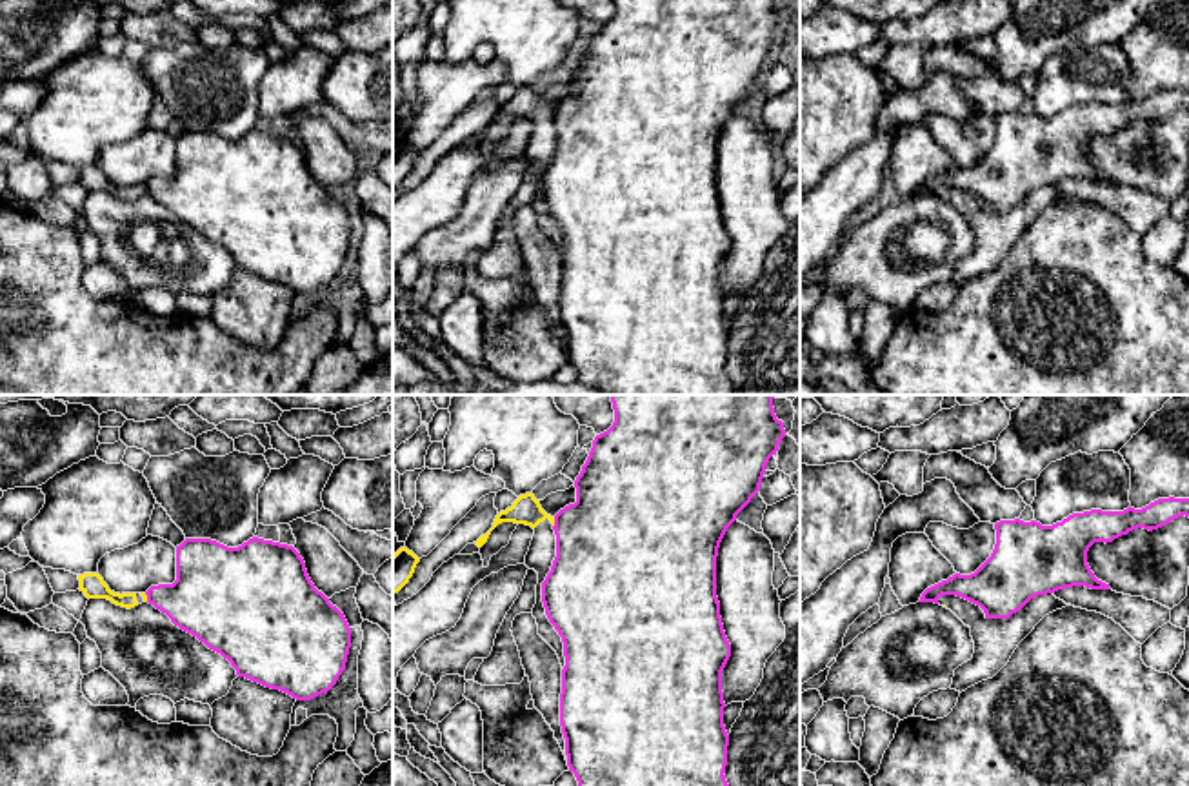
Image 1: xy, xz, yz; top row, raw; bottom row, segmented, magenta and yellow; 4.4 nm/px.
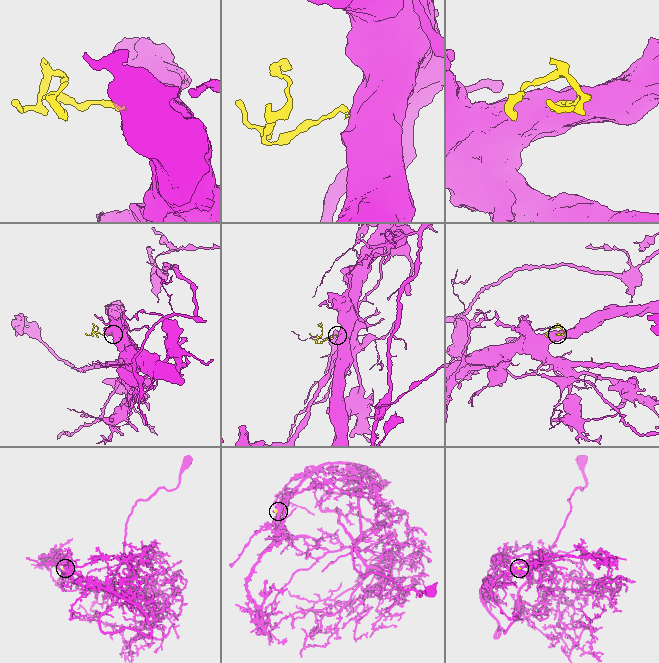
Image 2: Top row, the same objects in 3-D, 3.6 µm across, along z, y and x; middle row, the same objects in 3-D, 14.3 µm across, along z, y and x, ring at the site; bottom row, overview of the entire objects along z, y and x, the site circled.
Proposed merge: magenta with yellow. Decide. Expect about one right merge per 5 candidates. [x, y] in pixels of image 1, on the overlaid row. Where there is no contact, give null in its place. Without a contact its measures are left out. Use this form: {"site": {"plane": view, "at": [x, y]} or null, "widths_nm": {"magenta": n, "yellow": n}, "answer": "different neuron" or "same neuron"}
{"site": {"plane": "xz", "at": [555, 523]}, "widths_nm": {"magenta": 460, "yellow": 130}, "answer": "different neuron"}

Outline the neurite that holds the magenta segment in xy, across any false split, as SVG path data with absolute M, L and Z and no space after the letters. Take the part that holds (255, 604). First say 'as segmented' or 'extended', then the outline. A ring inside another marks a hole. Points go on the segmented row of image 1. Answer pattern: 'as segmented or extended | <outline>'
as segmented | M258 537L238 548L185 539L176 546L176 580L151 586L145 595L175 626L227 659L238 677L296 700L327 693L345 670L351 628L344 613L315 588L293 546Z

